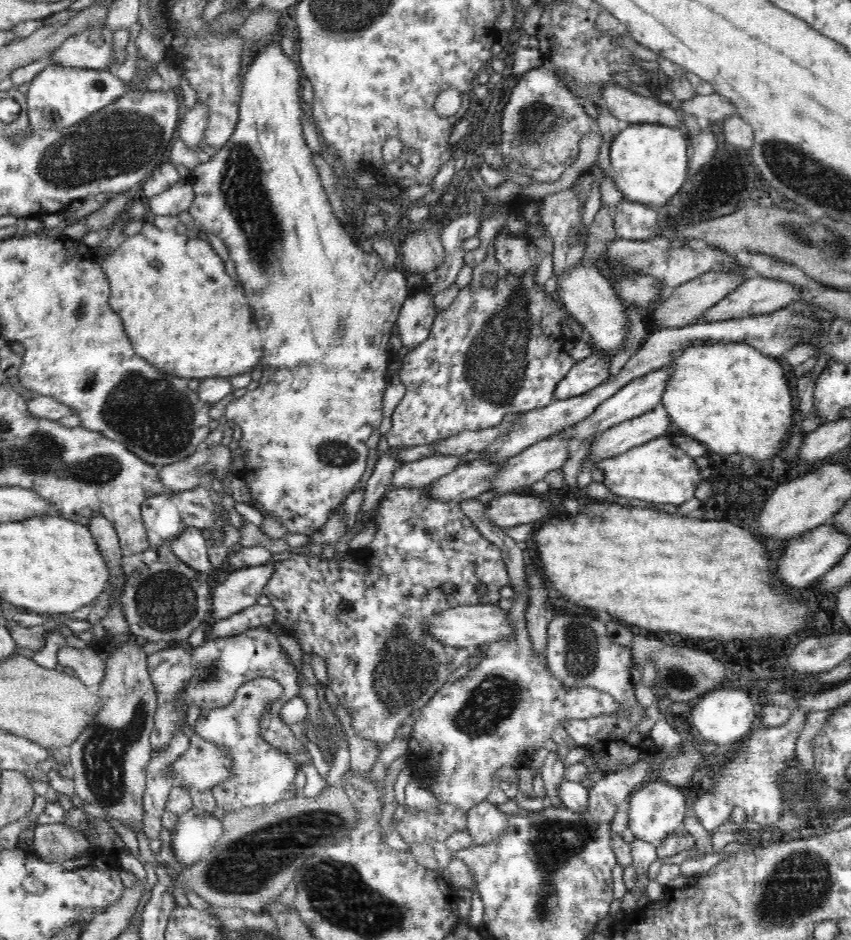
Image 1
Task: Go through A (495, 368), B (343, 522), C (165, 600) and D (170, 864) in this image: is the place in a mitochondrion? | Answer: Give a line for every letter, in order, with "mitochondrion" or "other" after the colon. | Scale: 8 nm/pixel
A: mitochondrion
B: other
C: mitochondrion
D: other

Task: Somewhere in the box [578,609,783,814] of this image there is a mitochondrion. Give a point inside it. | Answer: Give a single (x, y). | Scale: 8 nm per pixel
(680, 678)

